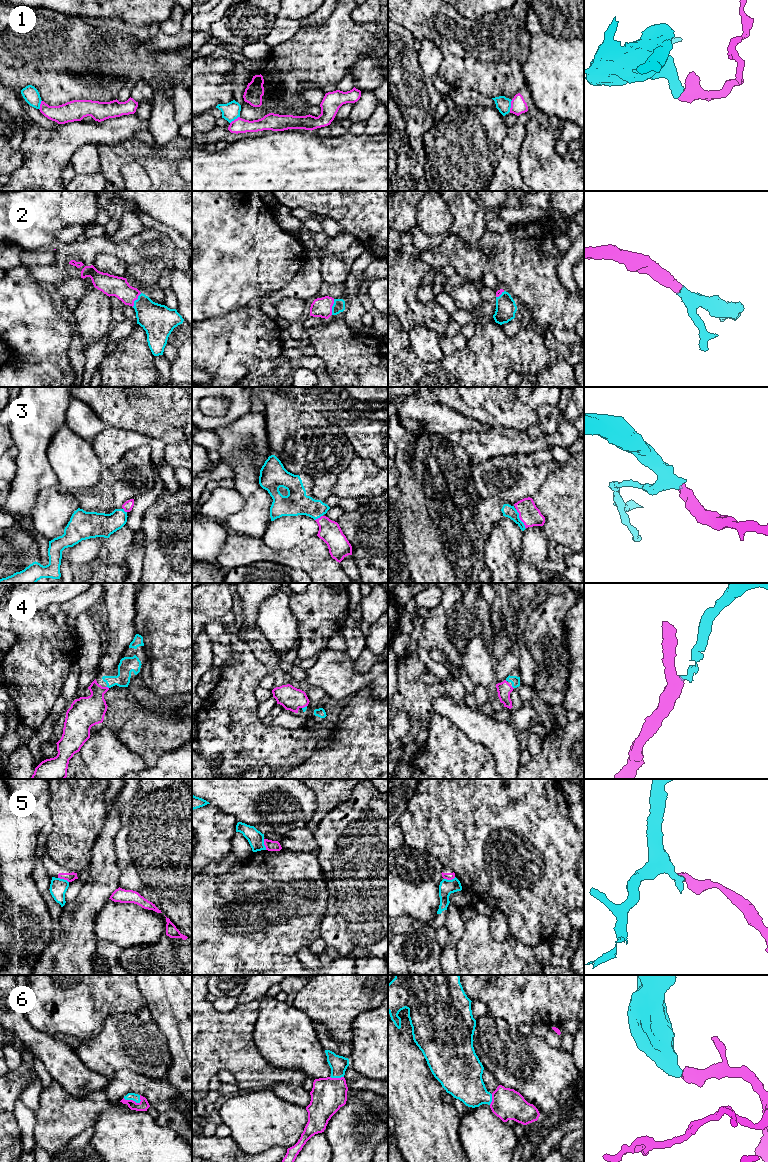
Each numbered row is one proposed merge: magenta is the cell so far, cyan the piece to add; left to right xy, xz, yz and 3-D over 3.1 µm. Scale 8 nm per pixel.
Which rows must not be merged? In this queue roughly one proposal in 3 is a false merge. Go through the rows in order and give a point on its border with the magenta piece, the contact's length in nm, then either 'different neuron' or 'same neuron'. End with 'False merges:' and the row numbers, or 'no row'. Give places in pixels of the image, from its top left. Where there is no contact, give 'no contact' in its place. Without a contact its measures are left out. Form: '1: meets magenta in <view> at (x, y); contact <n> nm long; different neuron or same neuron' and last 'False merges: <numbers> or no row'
1: meets magenta in yz at (511, 106); contact 100 nm long; different neuron
2: meets magenta in xz at (331, 307); contact 130 nm long; same neuron
3: meets magenta in yz at (520, 519); contact 180 nm long; same neuron
4: meets magenta in xy at (107, 687); contact 30 nm long; same neuron
5: meets magenta in yz at (449, 879); contact 100 nm long; different neuron
6: meets magenta in xy at (132, 1100); contact 150 nm long; same neuron
False merges: 1, 5

